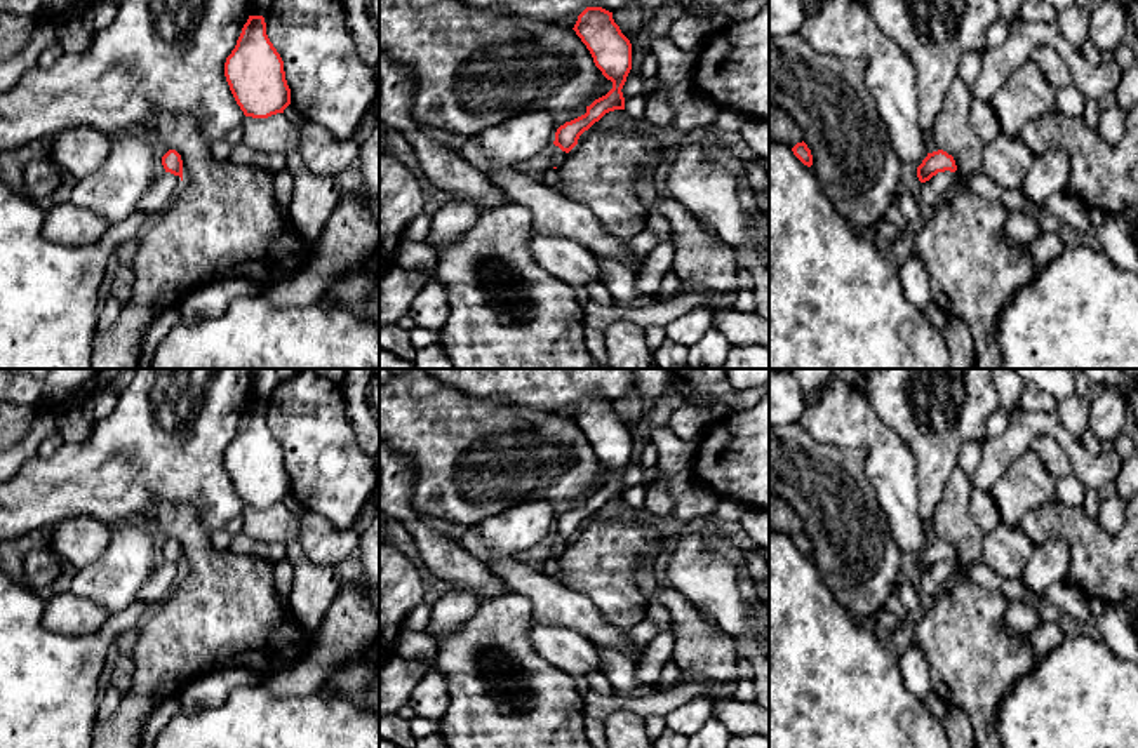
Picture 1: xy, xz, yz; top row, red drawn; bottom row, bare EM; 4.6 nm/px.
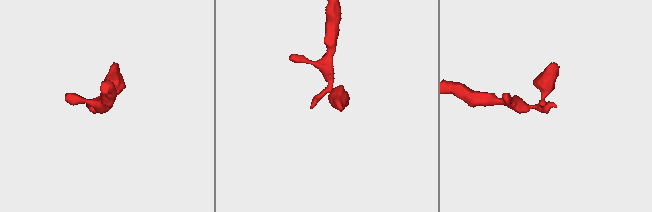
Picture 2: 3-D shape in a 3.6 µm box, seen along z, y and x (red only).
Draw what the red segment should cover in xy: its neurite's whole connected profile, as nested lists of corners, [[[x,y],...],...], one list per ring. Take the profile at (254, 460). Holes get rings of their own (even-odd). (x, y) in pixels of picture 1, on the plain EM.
[[[249,405],[226,447],[224,466],[245,506],[268,508],[291,494],[284,451],[266,424],[263,405]]]

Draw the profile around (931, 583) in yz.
[[[945,560],[919,576],[919,591],[924,600],[938,597],[957,578],[955,562]]]

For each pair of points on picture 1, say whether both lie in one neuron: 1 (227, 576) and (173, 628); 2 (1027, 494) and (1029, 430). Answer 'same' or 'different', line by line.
1: same
2: different

